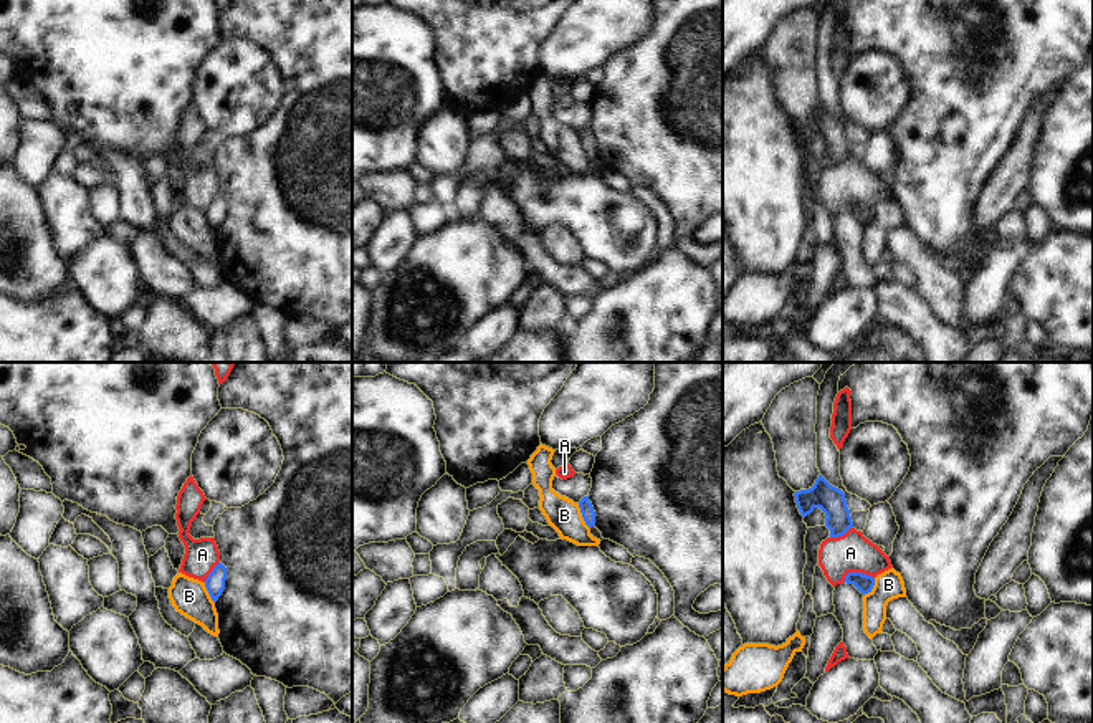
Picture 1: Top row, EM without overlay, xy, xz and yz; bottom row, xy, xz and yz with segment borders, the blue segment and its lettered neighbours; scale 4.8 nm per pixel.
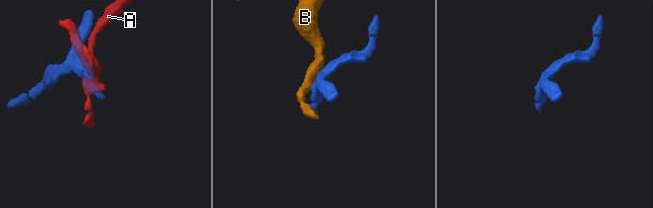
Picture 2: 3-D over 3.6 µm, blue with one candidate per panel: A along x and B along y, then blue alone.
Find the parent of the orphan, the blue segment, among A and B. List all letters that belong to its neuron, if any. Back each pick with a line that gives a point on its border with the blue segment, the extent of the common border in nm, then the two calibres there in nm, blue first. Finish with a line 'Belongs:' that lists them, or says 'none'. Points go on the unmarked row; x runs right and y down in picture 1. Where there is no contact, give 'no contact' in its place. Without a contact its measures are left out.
Belongs: none

